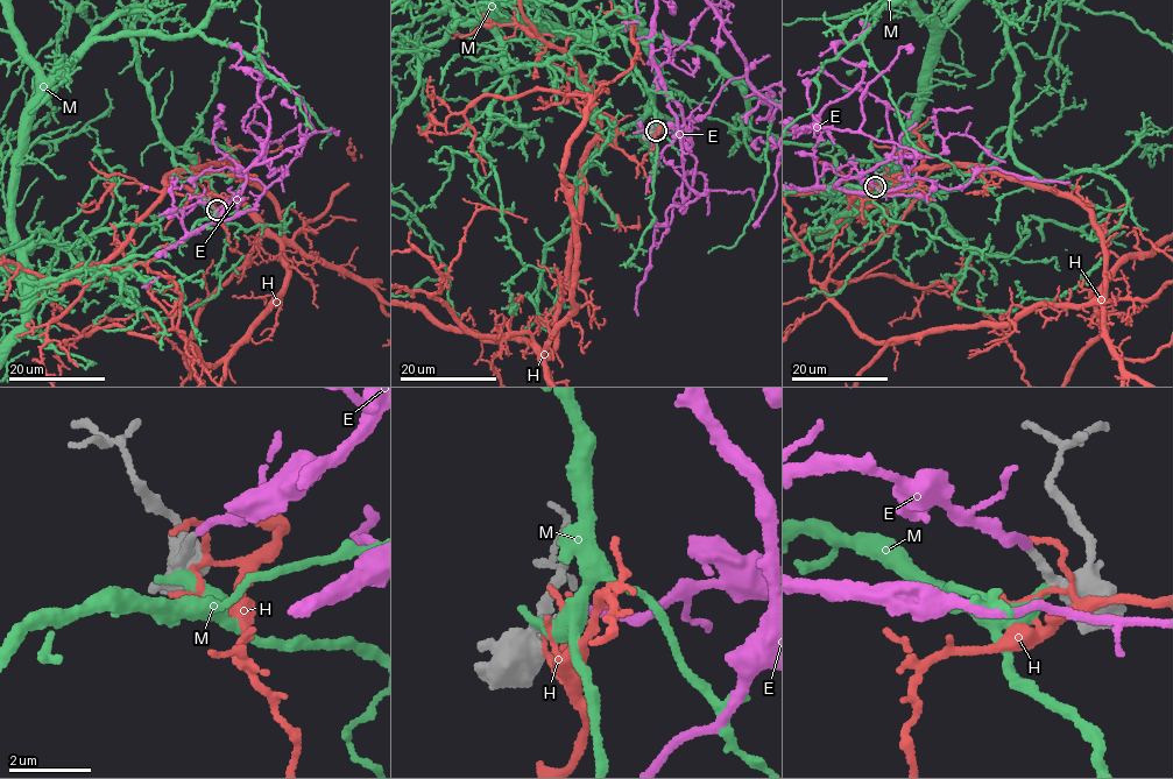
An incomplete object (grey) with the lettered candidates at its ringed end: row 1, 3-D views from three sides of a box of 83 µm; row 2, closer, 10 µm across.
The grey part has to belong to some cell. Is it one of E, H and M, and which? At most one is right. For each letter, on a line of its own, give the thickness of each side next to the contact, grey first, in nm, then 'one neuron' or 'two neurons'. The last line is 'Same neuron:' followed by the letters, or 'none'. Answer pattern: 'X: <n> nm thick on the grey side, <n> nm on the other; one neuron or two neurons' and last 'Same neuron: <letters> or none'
E: 190 nm thick on the grey side, 190 nm on the other; one neuron
H: 220 nm thick on the grey side, 130 nm on the other; two neurons
M: 340 nm thick on the grey side, 380 nm on the other; two neurons
Same neuron: E

